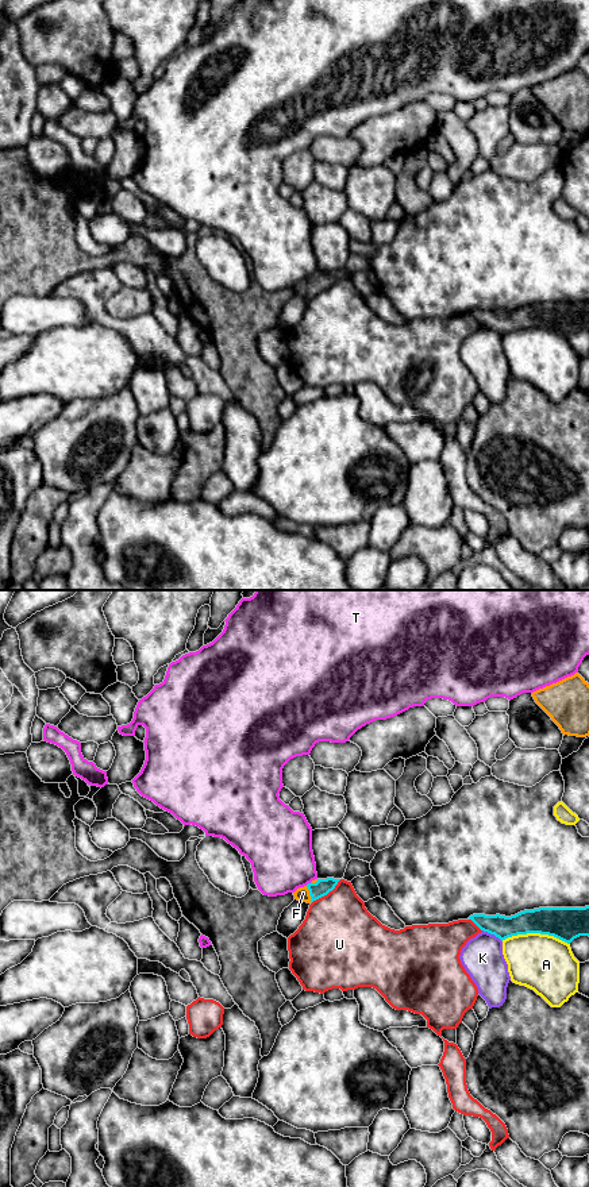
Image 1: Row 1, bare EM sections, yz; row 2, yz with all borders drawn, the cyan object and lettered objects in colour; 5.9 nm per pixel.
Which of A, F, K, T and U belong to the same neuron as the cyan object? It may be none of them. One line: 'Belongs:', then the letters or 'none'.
Belongs: F

